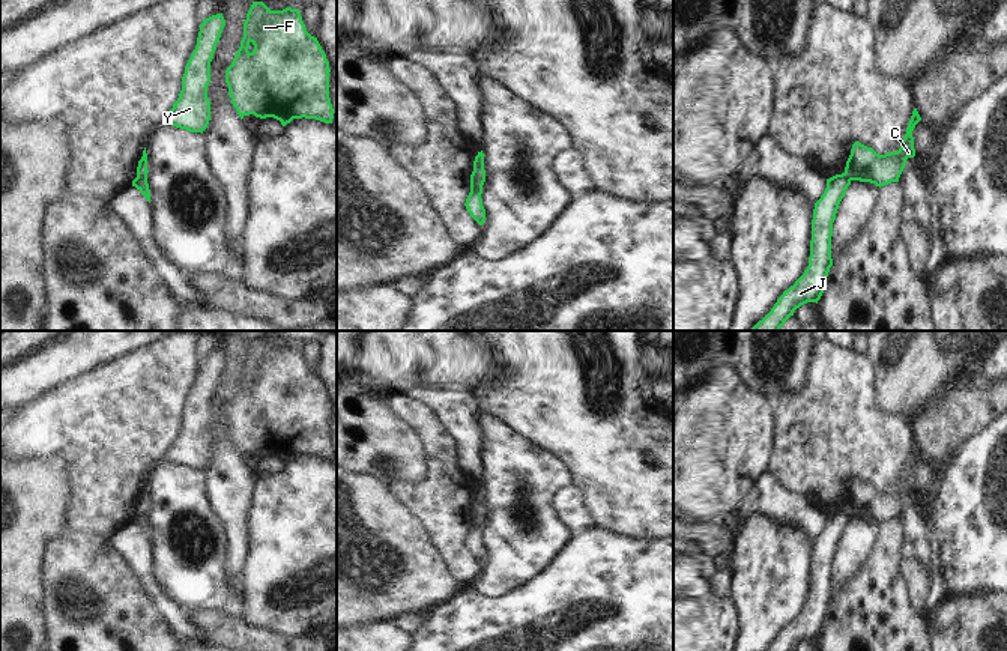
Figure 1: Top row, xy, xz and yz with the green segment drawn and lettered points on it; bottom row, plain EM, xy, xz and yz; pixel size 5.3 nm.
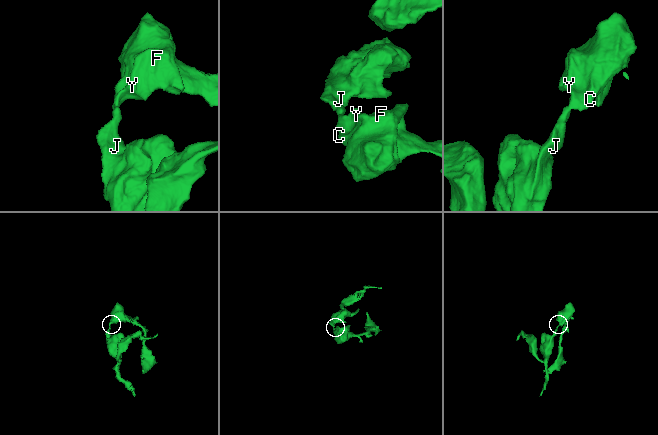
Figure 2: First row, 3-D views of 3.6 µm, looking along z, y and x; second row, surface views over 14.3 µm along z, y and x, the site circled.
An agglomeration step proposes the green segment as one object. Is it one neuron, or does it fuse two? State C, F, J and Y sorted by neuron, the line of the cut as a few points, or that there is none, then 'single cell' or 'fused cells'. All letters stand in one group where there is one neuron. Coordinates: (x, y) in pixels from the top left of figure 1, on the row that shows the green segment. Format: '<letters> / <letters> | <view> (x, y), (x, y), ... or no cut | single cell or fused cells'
C F Y / J | xy (137, 175), (146, 176) | fused cells

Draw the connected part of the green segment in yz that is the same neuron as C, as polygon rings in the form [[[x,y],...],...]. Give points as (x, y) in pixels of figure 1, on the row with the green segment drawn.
[[[914,108],[906,134],[897,152],[879,155],[872,147],[855,141],[845,167],[848,179],[870,182],[879,188],[891,182],[899,182],[906,159],[915,156],[912,131],[920,120],[921,117],[917,108]]]

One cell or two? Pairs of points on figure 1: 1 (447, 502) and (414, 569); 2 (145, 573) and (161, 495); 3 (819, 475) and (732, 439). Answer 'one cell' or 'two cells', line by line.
1: two cells
2: two cells
3: two cells

